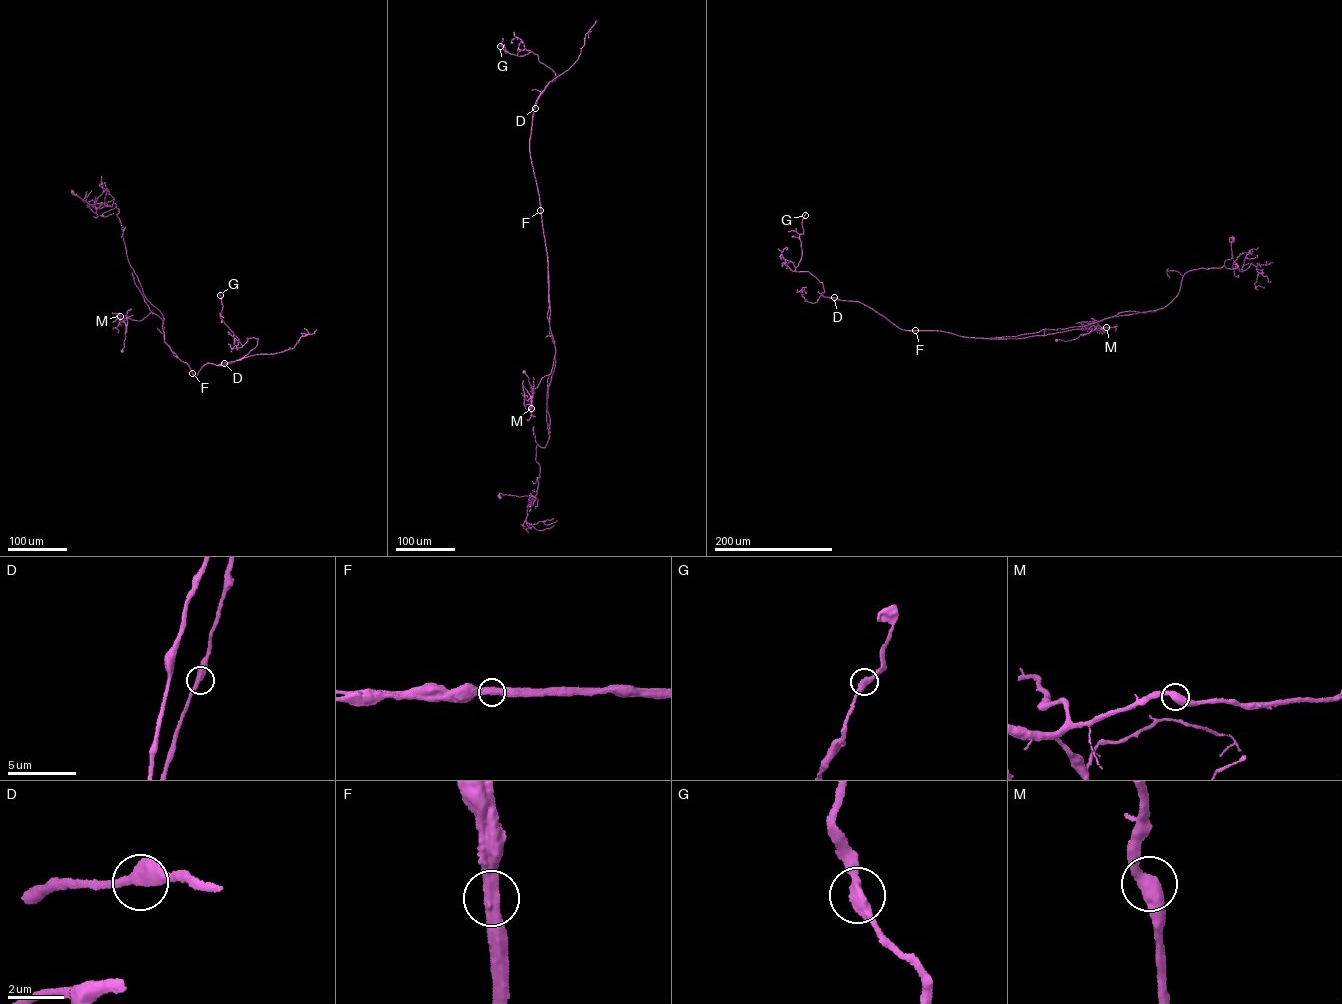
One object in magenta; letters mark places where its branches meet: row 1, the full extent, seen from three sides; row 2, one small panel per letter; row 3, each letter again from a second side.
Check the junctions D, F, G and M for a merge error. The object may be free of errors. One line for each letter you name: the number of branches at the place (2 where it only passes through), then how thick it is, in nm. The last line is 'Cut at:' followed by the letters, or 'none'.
F: 2 | 420 nm
Cut at: F

